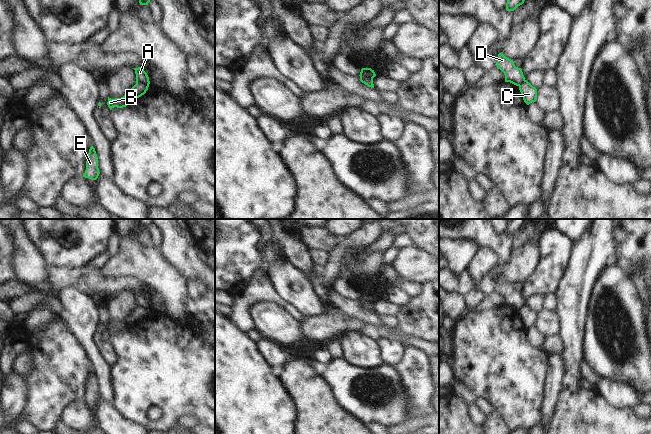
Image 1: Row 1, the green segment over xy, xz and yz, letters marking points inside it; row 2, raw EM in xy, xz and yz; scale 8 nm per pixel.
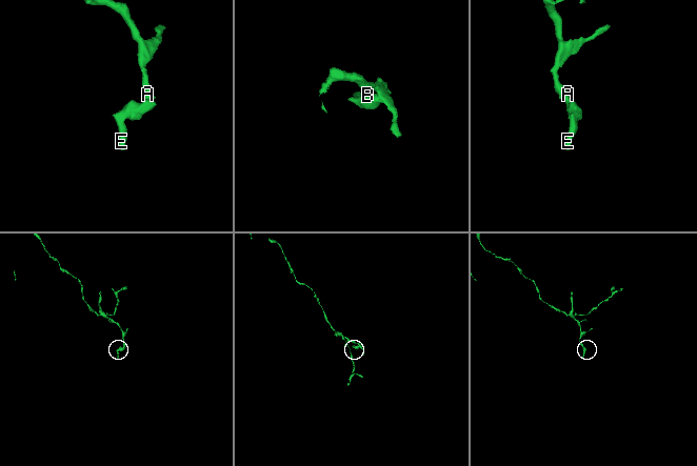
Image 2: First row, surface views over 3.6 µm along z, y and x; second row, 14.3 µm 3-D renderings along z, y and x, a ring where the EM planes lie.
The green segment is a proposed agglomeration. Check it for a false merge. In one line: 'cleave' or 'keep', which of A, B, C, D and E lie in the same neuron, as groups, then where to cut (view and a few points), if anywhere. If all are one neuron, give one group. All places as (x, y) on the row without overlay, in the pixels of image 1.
cleave | A D / B C E | xy (136, 306), (148, 308)

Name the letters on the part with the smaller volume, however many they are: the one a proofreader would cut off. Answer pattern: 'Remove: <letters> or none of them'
Remove: B, C, E

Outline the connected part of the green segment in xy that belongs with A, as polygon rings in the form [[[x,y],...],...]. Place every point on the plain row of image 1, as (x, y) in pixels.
[[[142,291],[134,292],[136,307],[150,308],[149,301]]]

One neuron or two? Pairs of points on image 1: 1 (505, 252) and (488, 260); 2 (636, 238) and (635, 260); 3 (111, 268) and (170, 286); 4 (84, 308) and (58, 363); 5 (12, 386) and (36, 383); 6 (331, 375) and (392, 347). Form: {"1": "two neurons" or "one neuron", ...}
{"1": "two neurons", "2": "one neuron", "3": "one neuron", "4": "two neurons", "5": "two neurons", "6": "two neurons"}

